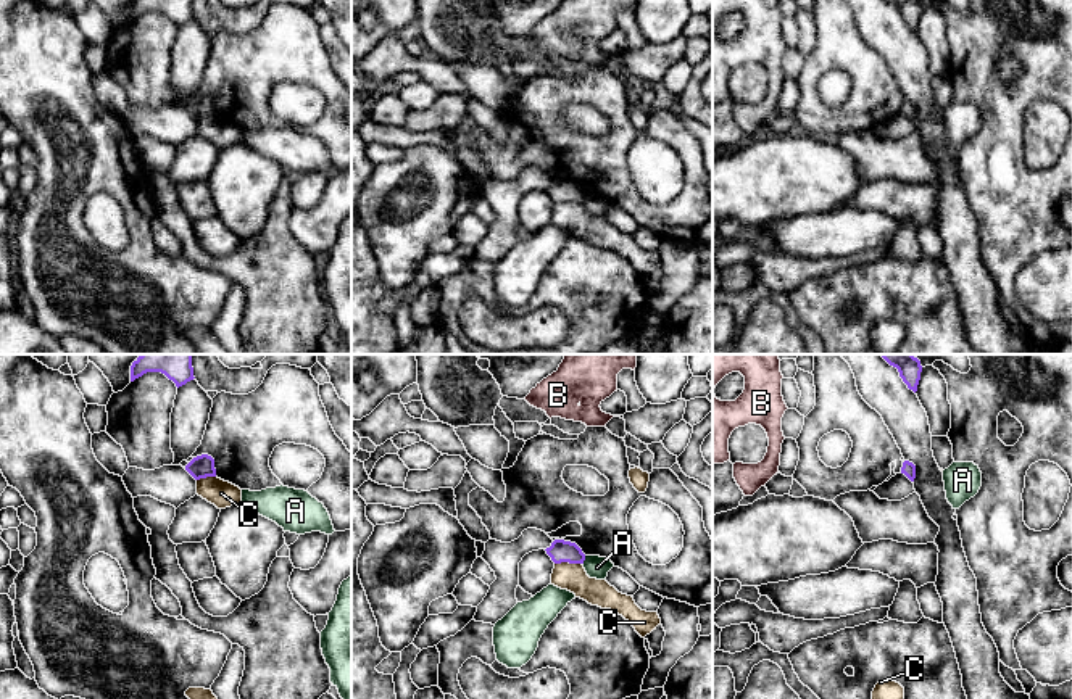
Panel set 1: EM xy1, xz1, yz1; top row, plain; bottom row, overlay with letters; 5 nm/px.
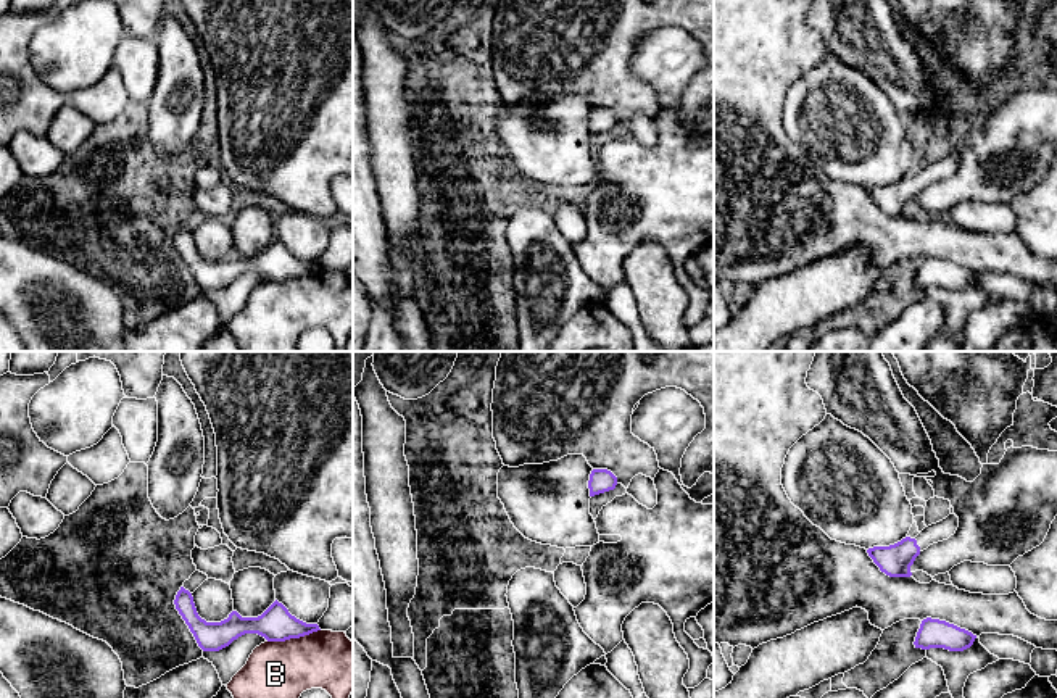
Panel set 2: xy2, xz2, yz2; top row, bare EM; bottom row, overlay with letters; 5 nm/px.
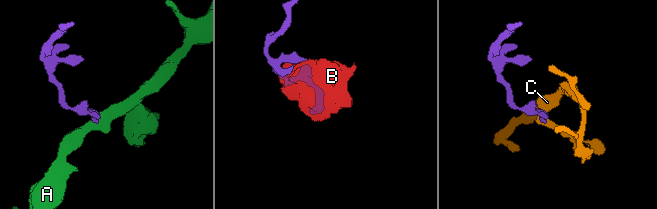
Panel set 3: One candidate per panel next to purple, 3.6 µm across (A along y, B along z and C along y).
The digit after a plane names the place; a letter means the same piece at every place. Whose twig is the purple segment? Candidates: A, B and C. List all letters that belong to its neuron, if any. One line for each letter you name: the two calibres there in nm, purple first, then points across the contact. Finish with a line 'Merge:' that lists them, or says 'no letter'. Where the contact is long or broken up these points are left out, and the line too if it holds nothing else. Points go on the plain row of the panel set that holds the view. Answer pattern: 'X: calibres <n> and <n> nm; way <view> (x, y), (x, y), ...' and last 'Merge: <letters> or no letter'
Merge: no letter

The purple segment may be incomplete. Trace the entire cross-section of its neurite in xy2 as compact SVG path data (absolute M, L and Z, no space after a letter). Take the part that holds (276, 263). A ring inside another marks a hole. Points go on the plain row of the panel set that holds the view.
M184 226L177 231L174 243L203 290L219 290L245 272L258 272L267 280L285 280L321 269L317 263L306 263L292 255L277 239L258 256L242 256L232 250L221 261L201 258L192 232Z

